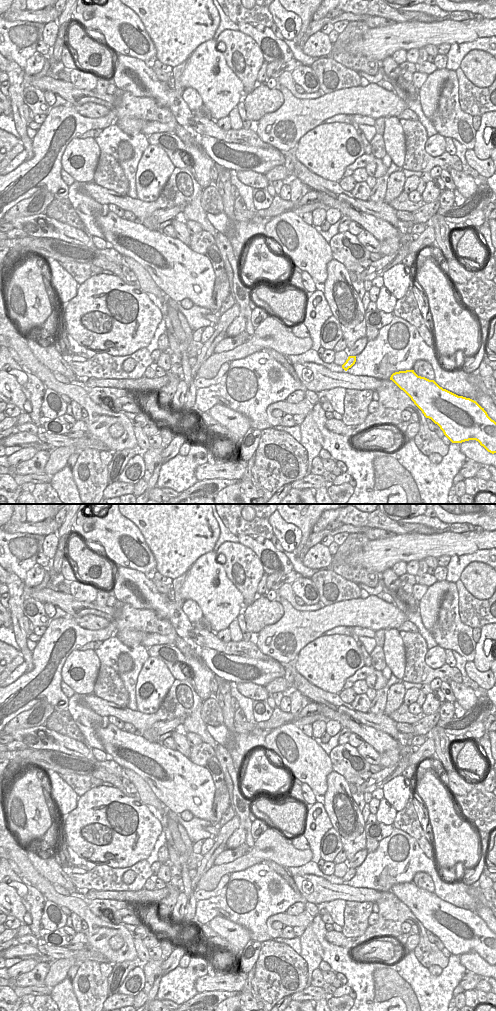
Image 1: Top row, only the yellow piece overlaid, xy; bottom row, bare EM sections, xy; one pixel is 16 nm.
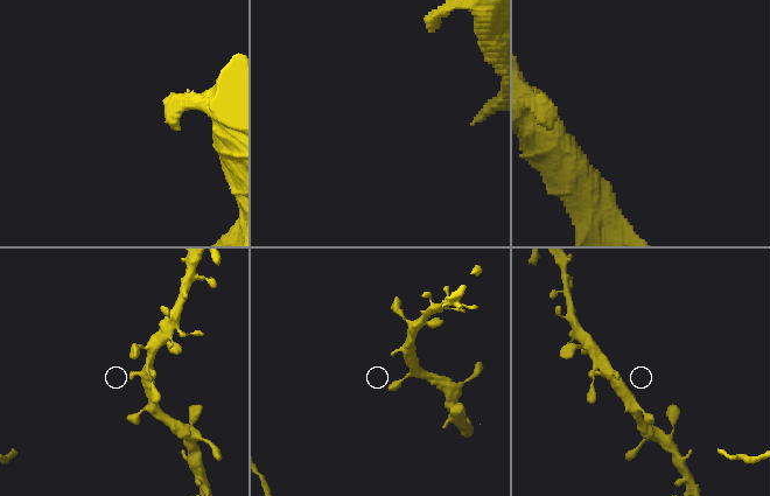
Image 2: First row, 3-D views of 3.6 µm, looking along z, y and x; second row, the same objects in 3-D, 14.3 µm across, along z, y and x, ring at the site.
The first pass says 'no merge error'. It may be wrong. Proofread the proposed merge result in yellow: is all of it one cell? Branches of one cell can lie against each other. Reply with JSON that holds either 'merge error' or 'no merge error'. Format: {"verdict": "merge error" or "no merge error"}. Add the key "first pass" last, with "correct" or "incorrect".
{"verdict": "no merge error", "first pass": "correct"}

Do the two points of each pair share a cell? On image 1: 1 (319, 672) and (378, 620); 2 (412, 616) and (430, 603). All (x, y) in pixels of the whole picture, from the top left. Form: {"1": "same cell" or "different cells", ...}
{"1": "different cells", "2": "different cells"}

